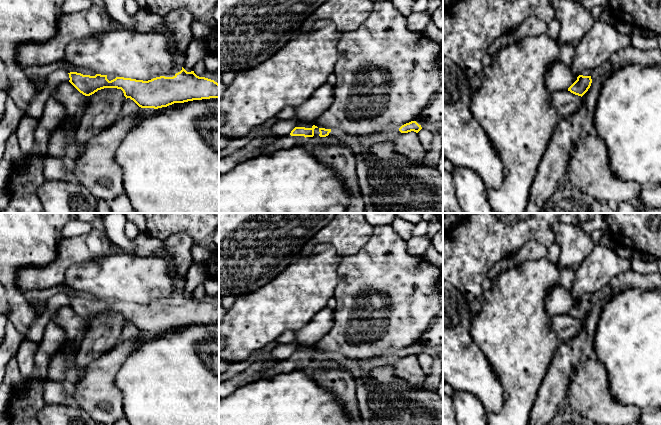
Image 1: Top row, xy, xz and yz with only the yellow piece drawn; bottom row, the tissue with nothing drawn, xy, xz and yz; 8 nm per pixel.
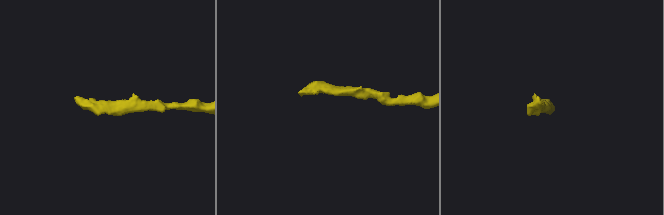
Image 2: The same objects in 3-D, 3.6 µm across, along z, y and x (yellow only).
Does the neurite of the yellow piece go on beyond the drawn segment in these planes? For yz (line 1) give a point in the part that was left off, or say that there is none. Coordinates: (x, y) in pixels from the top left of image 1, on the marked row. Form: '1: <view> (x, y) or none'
1: none

